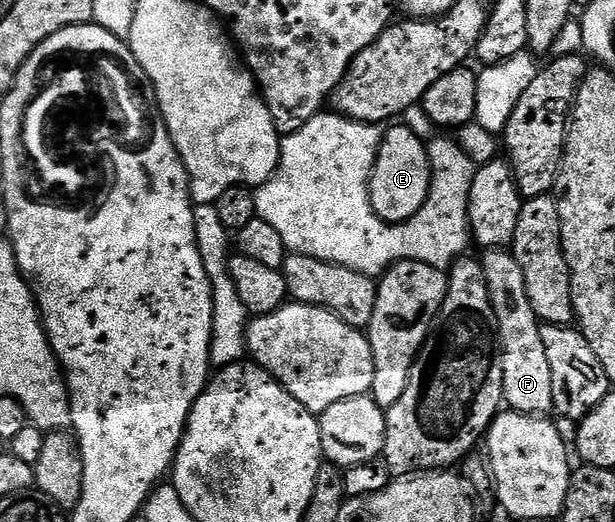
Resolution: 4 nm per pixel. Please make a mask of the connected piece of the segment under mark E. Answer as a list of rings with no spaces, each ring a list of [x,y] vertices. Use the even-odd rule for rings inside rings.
[[[391,124],[384,129],[375,167],[371,169],[371,203],[373,212],[381,221],[392,224],[404,222],[425,204],[431,176],[431,159],[427,155],[427,148],[428,143],[407,126]]]

